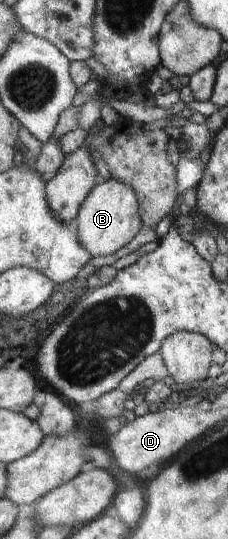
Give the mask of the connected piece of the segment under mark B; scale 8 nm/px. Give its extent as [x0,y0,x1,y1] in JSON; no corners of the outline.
[75,178,143,258]

